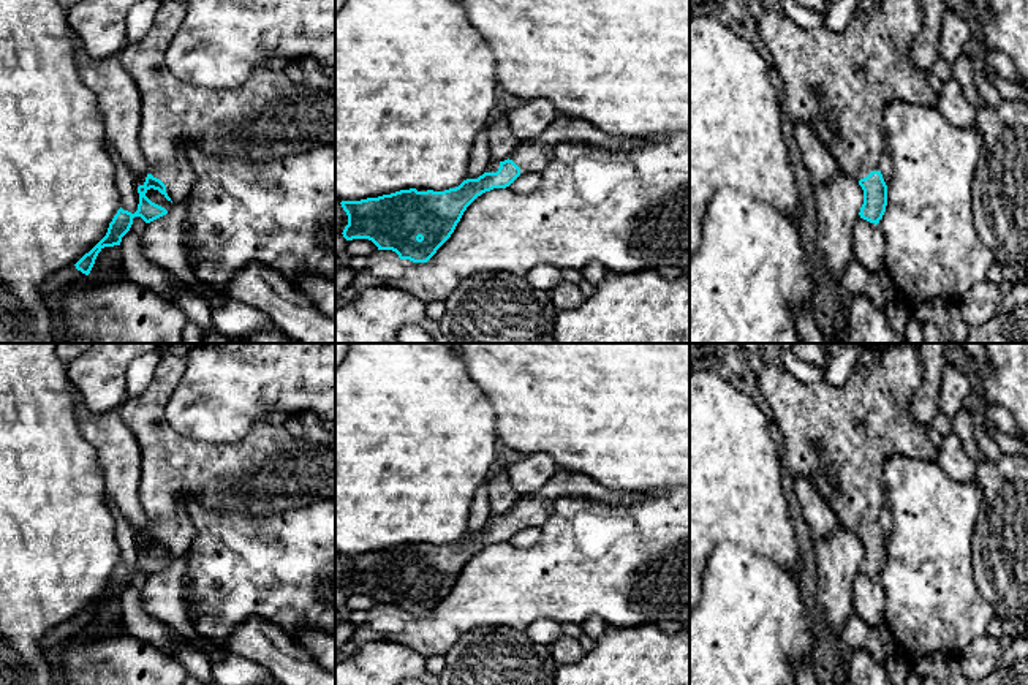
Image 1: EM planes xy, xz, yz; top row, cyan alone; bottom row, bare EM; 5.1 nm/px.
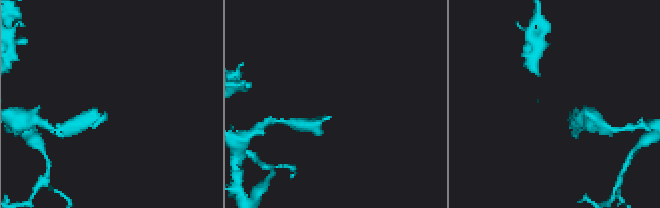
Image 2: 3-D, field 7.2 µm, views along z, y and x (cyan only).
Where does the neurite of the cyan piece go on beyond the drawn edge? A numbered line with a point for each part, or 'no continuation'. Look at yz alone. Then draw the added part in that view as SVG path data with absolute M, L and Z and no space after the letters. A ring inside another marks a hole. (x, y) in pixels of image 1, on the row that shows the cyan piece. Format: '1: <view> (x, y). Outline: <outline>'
1: yz (840, 83). Outline: M881 0L878 8L852 16L841 33L808 30L773 8L761 8L758 32L775 60L788 114L794 122L810 122L838 168L857 180L879 171L886 106L895 100L927 106L936 101L922 71L906 59L908 46L922 24L919 0Z

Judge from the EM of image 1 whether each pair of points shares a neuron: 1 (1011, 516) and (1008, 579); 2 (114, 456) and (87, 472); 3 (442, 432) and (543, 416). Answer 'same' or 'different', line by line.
1: same
2: different
3: different

